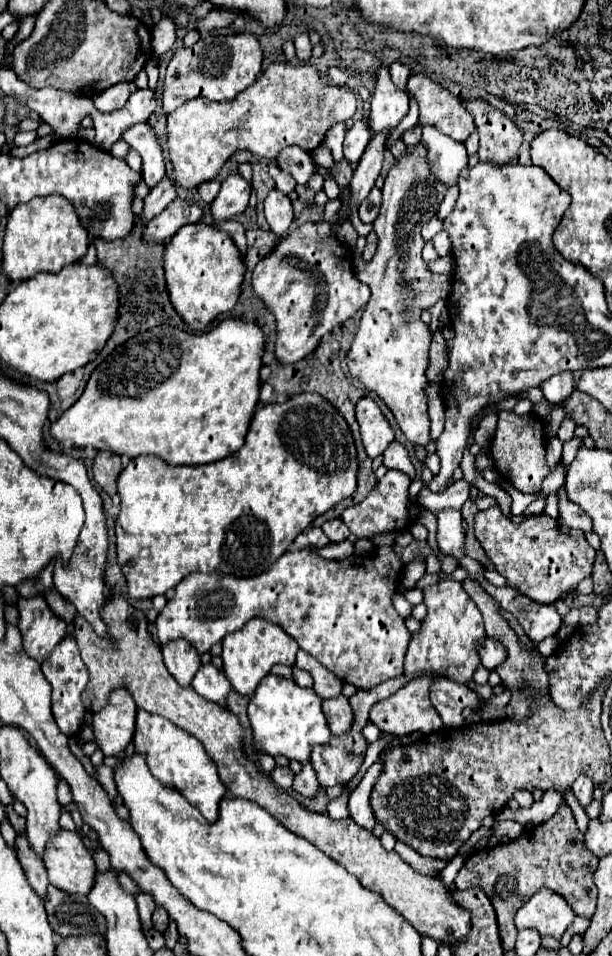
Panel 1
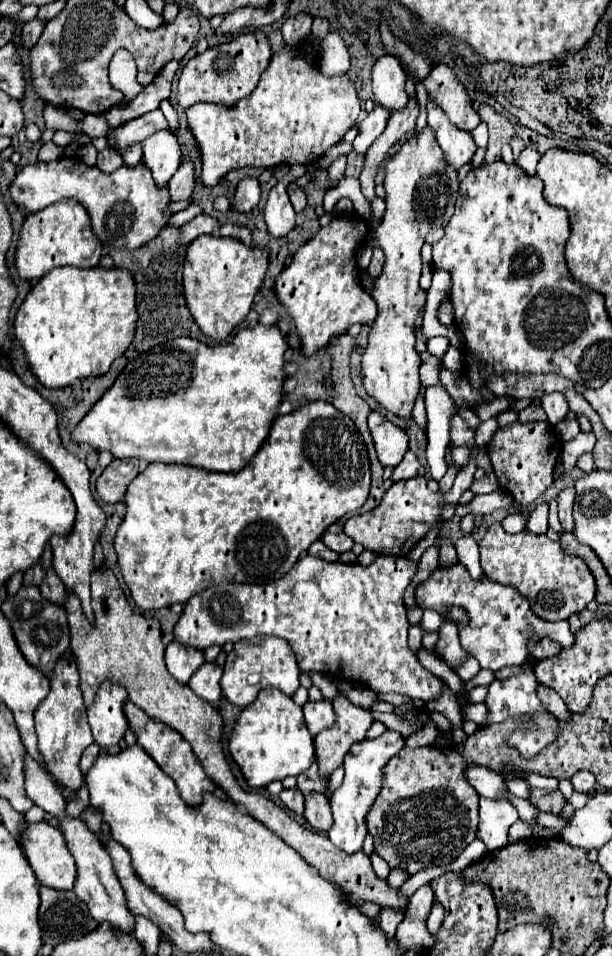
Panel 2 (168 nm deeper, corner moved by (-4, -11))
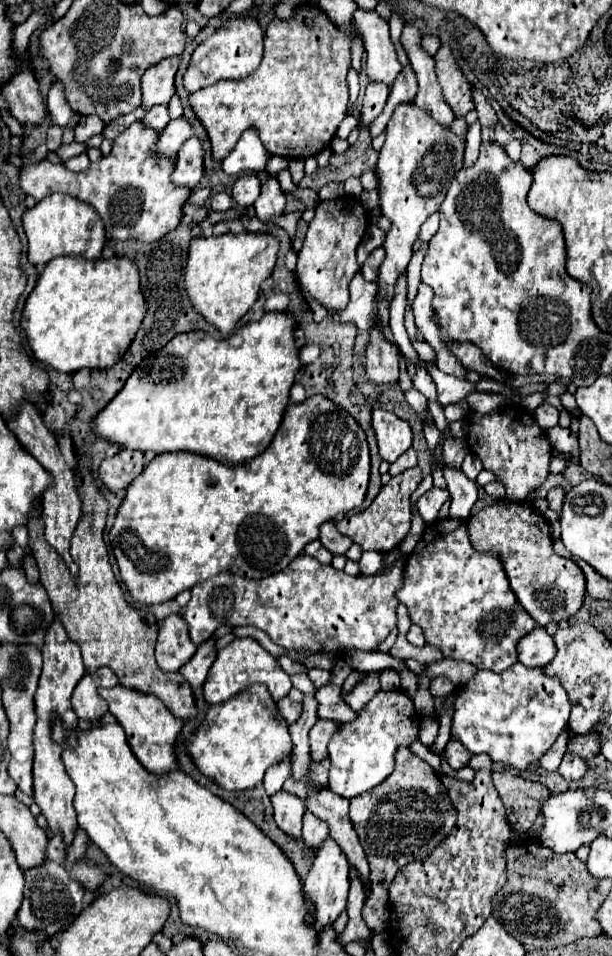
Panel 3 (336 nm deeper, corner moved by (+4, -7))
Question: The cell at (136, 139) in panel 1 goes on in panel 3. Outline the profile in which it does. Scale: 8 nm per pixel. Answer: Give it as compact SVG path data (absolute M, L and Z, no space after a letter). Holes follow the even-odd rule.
M178 117L178 119L172 119L166 129L160 133L160 139L158 139L158 153L160 155L176 155L178 149L182 147L182 143L186 139L190 139L194 135L194 129L192 125L188 123L186 117Z

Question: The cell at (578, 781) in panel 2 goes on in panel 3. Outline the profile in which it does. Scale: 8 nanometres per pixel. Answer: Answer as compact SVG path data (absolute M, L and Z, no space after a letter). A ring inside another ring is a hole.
M564 753L564 759L558 767L558 771L564 775L564 779L568 781L574 781L574 779L580 779L584 773L586 773L586 761L574 753Z

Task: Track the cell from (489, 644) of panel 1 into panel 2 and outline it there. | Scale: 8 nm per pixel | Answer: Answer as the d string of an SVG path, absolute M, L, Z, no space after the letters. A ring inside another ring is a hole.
M454 565L448 569L436 569L430 579L418 585L416 603L422 609L436 609L440 615L446 613L448 605L460 605L468 611L470 623L460 629L462 649L466 649L474 659L478 659L482 669L500 671L508 665L522 665L528 657L528 639L530 637L550 637L556 639L564 649L572 647L576 641L576 633L570 631L568 621L542 621L536 617L528 605L528 601L518 595L508 585L496 583L488 577L482 581L474 581L466 567Z

